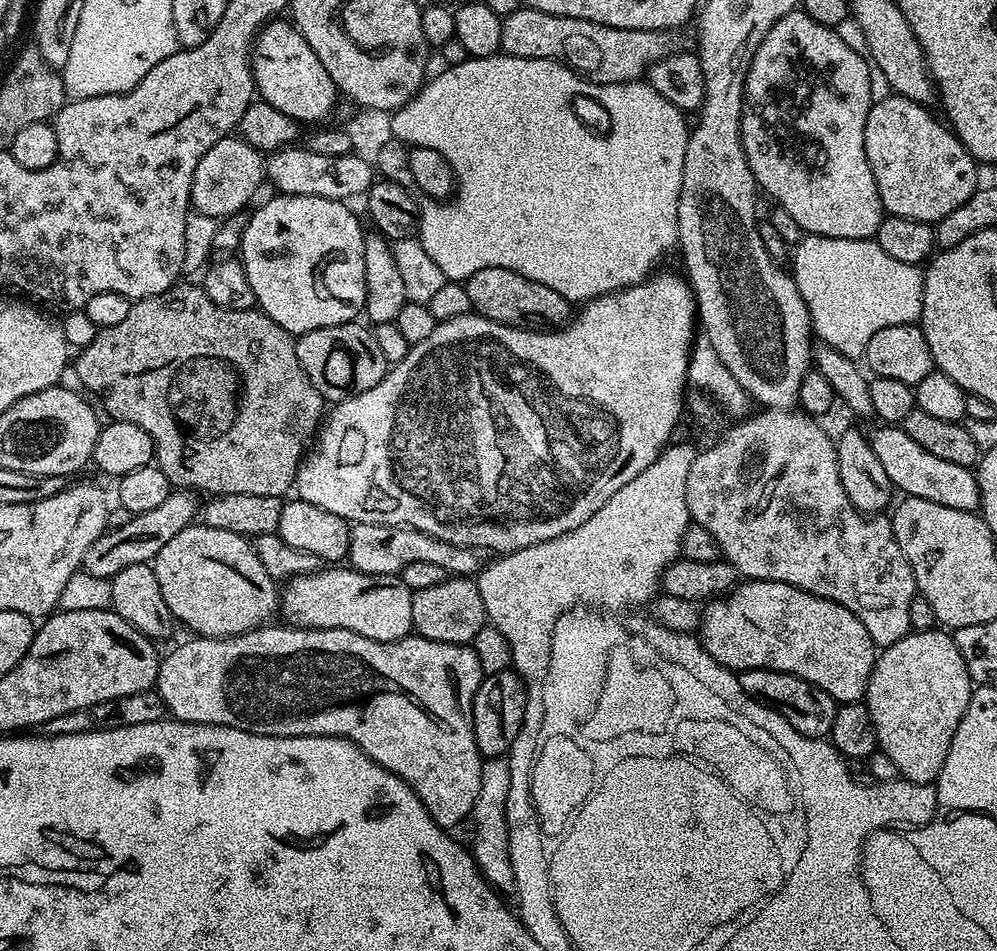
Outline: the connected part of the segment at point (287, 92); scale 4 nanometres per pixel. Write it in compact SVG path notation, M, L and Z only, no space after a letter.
M273 18L256 34L256 42L250 53L256 90L259 99L274 106L274 110L286 114L301 125L316 126L327 121L324 119L331 114L336 104L338 89L330 74L326 74L326 66L318 62L318 54L310 50L310 42L306 42L302 33L285 20Z

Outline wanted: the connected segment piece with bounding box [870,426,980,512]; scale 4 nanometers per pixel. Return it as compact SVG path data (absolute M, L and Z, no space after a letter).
M876 426L870 432L870 441L874 453L882 462L883 469L893 489L901 488L904 496L926 498L926 502L938 502L938 506L950 506L950 510L966 510L976 512L980 506L980 491L976 481L976 473L972 468L957 466L954 462L946 462L930 454L906 434L900 426Z

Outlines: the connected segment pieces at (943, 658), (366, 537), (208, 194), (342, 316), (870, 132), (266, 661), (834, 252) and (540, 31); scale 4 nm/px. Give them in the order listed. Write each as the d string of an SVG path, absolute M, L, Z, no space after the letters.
M909 631L907 636L877 655L864 700L874 722L879 751L888 755L889 762L900 771L897 773L903 779L915 784L932 784L939 778L950 742L958 730L958 722L962 722L966 714L973 691L973 678L966 670L966 662L962 662L962 654L958 654L955 639L947 631Z
M352 524L348 534L347 563L357 572L365 572L371 576L394 576L410 566L410 562L431 562L433 566L442 566L442 570L453 577L471 577L479 573L482 567L482 560L479 558L481 559L471 548L447 544L413 528L389 524Z
M226 135L202 154L198 170L194 170L191 207L207 216L225 218L247 209L265 180L266 160L260 149L250 146L239 135Z
M283 194L273 197L257 212L251 213L238 251L238 259L244 266L250 290L254 290L259 311L293 334L353 323L359 317L356 315L364 312L366 302L366 232L360 229L359 218L342 200Z
M895 94L875 101L866 118L866 158L878 186L878 198L887 215L935 225L937 220L946 218L946 214L958 210L958 206L976 192L978 161L964 148L951 127L944 122L939 124L928 111L925 105Z
M272 627L256 628L252 632L242 633L241 636L188 638L192 640L178 645L169 656L165 655L160 662L154 690L162 698L167 715L171 719L180 720L183 724L217 724L263 736L337 736L358 745L374 762L378 762L396 776L401 776L420 795L420 800L438 827L445 830L456 830L452 828L458 827L464 819L467 821L473 815L472 807L474 802L478 802L478 790L482 786L482 770L480 769L482 757L474 738L474 722L472 721L472 703L482 679L480 660L476 657L475 647L467 644L432 641L430 638L417 634L409 634L401 640L383 644L377 640L362 638L362 634L354 634L350 630L341 628Z
M805 235L800 243L795 245L791 260L790 275L808 307L813 333L823 343L846 354L846 358L859 361L866 350L866 342L870 342L870 338L874 338L878 330L886 330L886 326L914 324L919 321L924 297L923 271L915 264L890 258L886 250L882 250L882 246L876 244L875 239L851 240Z
M521 6L514 14L503 17L501 49L513 56L525 56L526 58L542 58L543 60L558 60L561 64L567 64L569 68L576 69L581 76L593 80L595 84L623 84L628 80L641 79L645 71L640 69L644 62L644 52L640 56L628 56L628 44L624 44L624 28L614 26L602 26L594 22L586 22L569 16L555 16L546 14L537 8Z

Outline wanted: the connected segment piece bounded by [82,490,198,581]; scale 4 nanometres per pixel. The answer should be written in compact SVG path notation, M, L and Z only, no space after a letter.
M174 490L168 495L166 502L161 502L156 509L132 516L117 528L109 527L100 535L98 542L94 542L90 550L86 550L83 571L94 574L94 578L111 581L112 576L126 566L155 561L158 550L162 550L162 546L166 546L166 542L170 542L170 538L174 538L178 530L187 528L197 519L198 504L196 506L195 499L197 497L191 491Z

